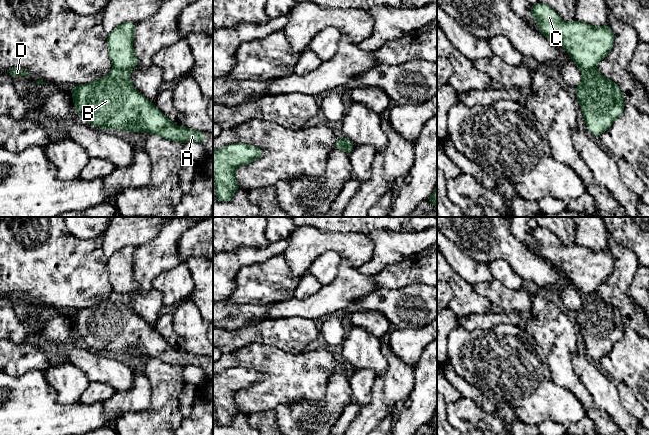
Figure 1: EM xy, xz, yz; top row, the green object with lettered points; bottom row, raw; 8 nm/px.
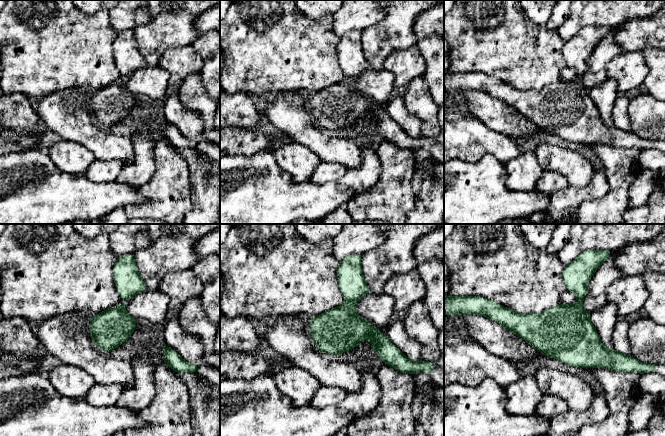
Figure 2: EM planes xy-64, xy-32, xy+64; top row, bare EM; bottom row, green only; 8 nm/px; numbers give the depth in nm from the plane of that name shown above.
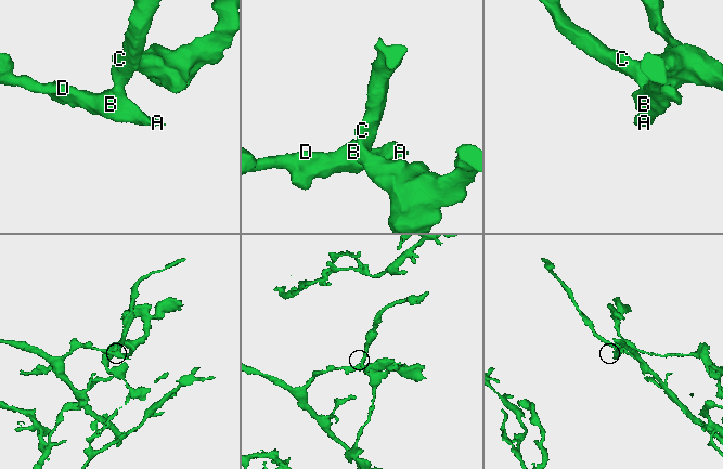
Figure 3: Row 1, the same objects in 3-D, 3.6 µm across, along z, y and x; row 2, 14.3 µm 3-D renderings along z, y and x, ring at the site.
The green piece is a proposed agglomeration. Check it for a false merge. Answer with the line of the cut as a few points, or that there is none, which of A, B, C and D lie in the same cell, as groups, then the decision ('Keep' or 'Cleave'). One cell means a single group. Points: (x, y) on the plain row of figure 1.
Split along xy (113, 291), (129, 294). Groups: A B D / C. Cleave

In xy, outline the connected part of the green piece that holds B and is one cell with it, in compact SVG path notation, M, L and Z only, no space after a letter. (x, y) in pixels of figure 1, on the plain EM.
M130 294L112 295L102 302L96 303L84 309L71 311L74 330L89 348L102 353L128 354L131 356L148 356L162 362L180 367L195 365L206 366L203 355L194 355L187 351L181 352L165 341L155 328L150 327L140 316L138 316L131 304Z

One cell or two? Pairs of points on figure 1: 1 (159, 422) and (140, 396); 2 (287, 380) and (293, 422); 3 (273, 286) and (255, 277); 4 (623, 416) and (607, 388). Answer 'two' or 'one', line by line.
1: two
2: two
3: one
4: one

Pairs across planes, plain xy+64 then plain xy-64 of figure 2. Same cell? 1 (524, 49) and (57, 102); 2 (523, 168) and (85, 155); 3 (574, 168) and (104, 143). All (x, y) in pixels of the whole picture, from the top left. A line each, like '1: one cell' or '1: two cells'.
1: two cells
2: one cell
3: one cell

